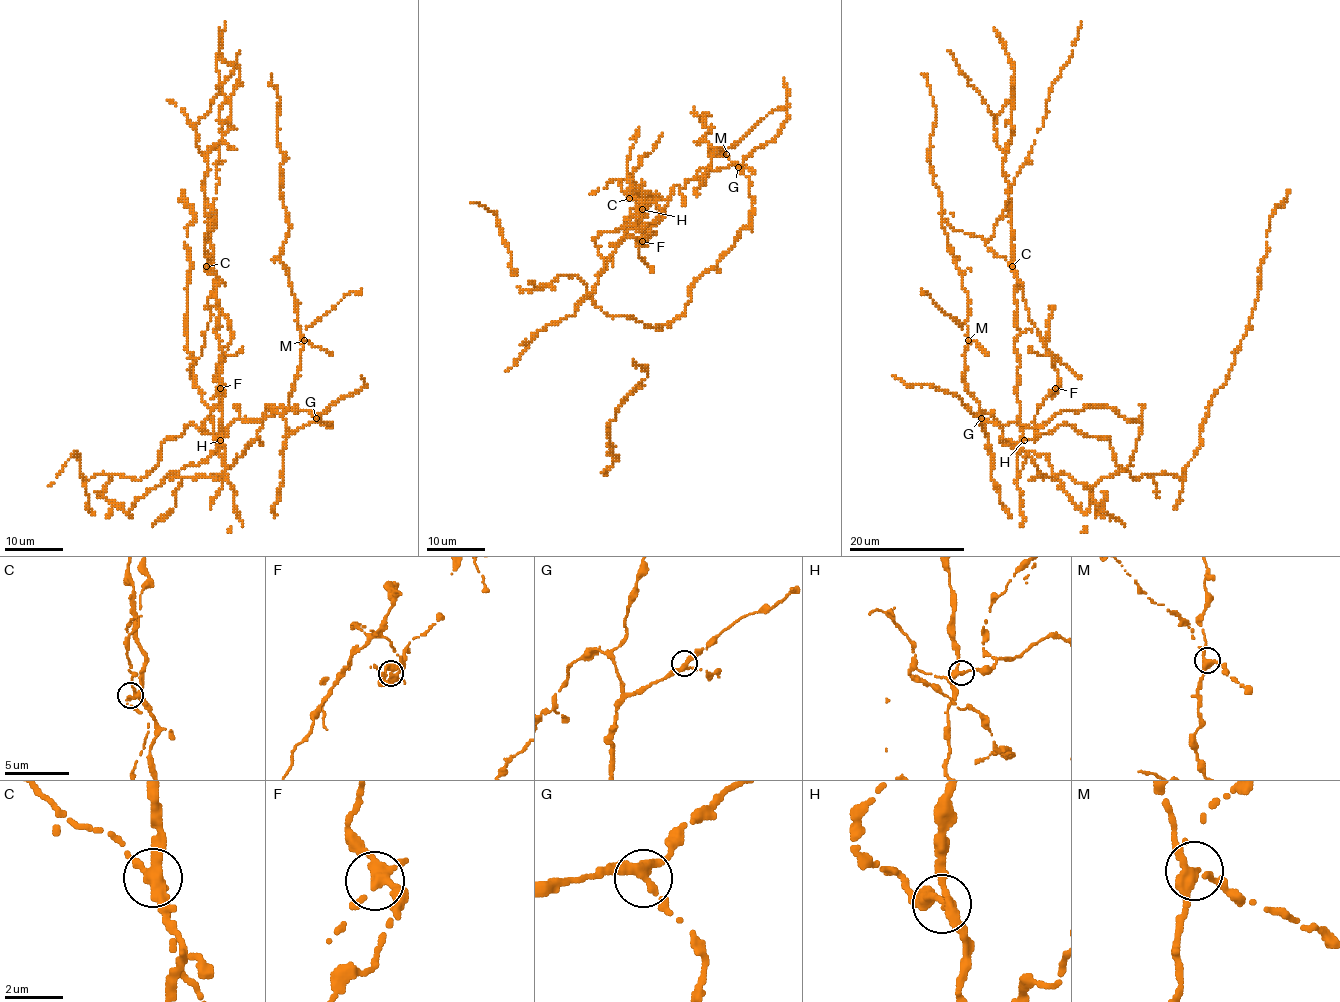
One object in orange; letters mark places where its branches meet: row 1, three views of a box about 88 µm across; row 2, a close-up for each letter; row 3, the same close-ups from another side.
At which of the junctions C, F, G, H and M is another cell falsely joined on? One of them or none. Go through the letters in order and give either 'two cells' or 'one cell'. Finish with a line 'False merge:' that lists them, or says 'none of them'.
C: two cells
F: one cell
G: one cell
H: one cell
M: one cell
False merge: C

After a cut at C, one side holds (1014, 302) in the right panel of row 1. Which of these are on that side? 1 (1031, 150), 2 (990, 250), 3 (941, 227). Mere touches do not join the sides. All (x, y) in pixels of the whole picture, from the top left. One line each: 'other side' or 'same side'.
1: other side
2: other side
3: same side

